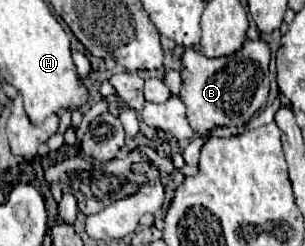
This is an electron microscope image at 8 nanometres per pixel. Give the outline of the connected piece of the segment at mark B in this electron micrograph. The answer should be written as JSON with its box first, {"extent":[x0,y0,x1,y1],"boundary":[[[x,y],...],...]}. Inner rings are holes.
{"extent":[179,41,269,133],"boundary":[[[247,41],[241,51],[229,55],[229,57],[219,57],[219,59],[209,59],[203,53],[195,49],[187,49],[181,59],[181,79],[183,87],[179,93],[179,99],[187,105],[187,119],[191,121],[191,129],[195,133],[209,133],[215,127],[241,127],[247,125],[247,121],[265,105],[267,95],[269,95],[269,47],[263,41]]]}

